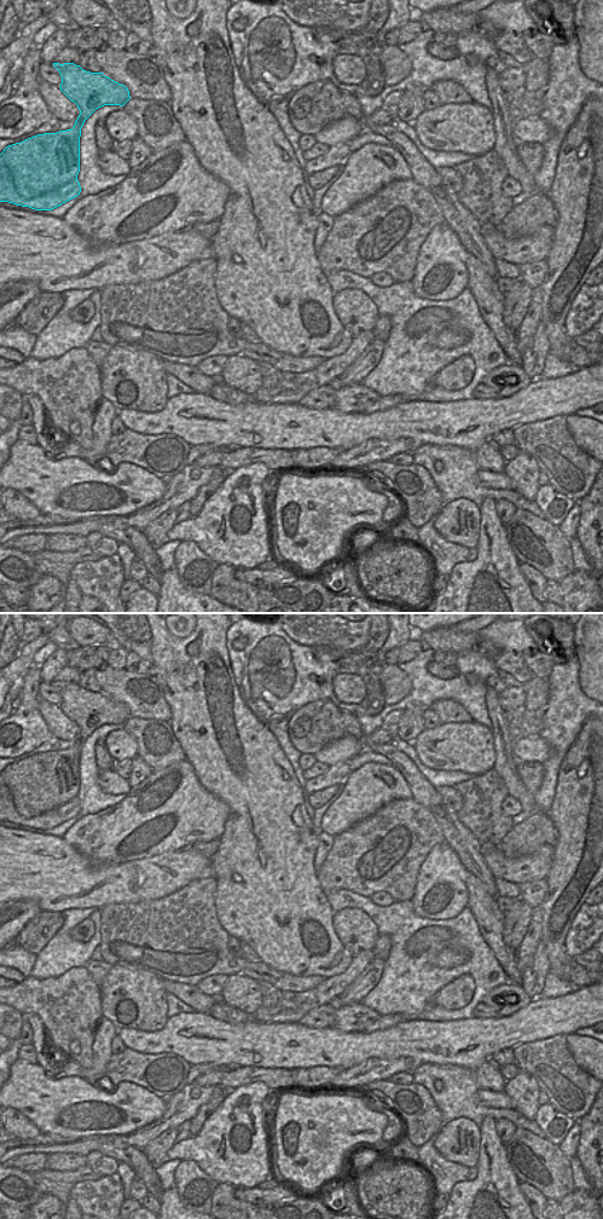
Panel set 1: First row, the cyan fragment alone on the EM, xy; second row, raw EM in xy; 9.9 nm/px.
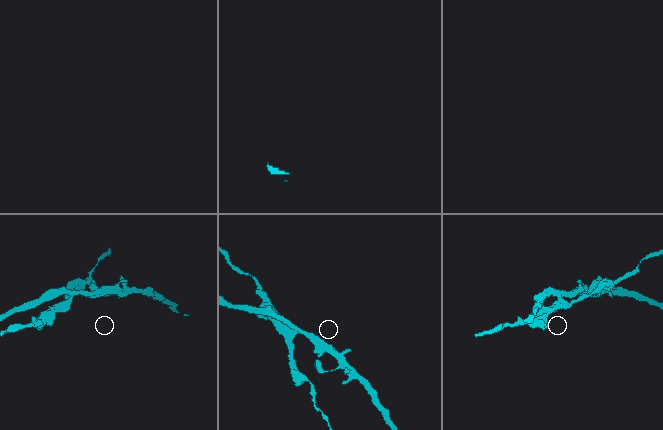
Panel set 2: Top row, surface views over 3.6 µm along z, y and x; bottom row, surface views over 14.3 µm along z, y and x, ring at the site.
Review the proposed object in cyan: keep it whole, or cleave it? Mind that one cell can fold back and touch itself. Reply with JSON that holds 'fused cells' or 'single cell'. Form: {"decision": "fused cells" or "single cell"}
{"decision": "fused cells"}

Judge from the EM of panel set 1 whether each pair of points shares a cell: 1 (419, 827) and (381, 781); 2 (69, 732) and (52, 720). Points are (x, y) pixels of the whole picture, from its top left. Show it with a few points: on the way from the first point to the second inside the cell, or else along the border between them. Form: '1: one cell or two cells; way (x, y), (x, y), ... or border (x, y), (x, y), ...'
1: two cells; border (411, 797), (389, 801), (372, 815)
2: one cell; way (65, 729), (56, 721)

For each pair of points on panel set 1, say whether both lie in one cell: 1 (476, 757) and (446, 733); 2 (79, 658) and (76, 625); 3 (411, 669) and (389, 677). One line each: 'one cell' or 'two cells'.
1: one cell
2: two cells
3: two cells

